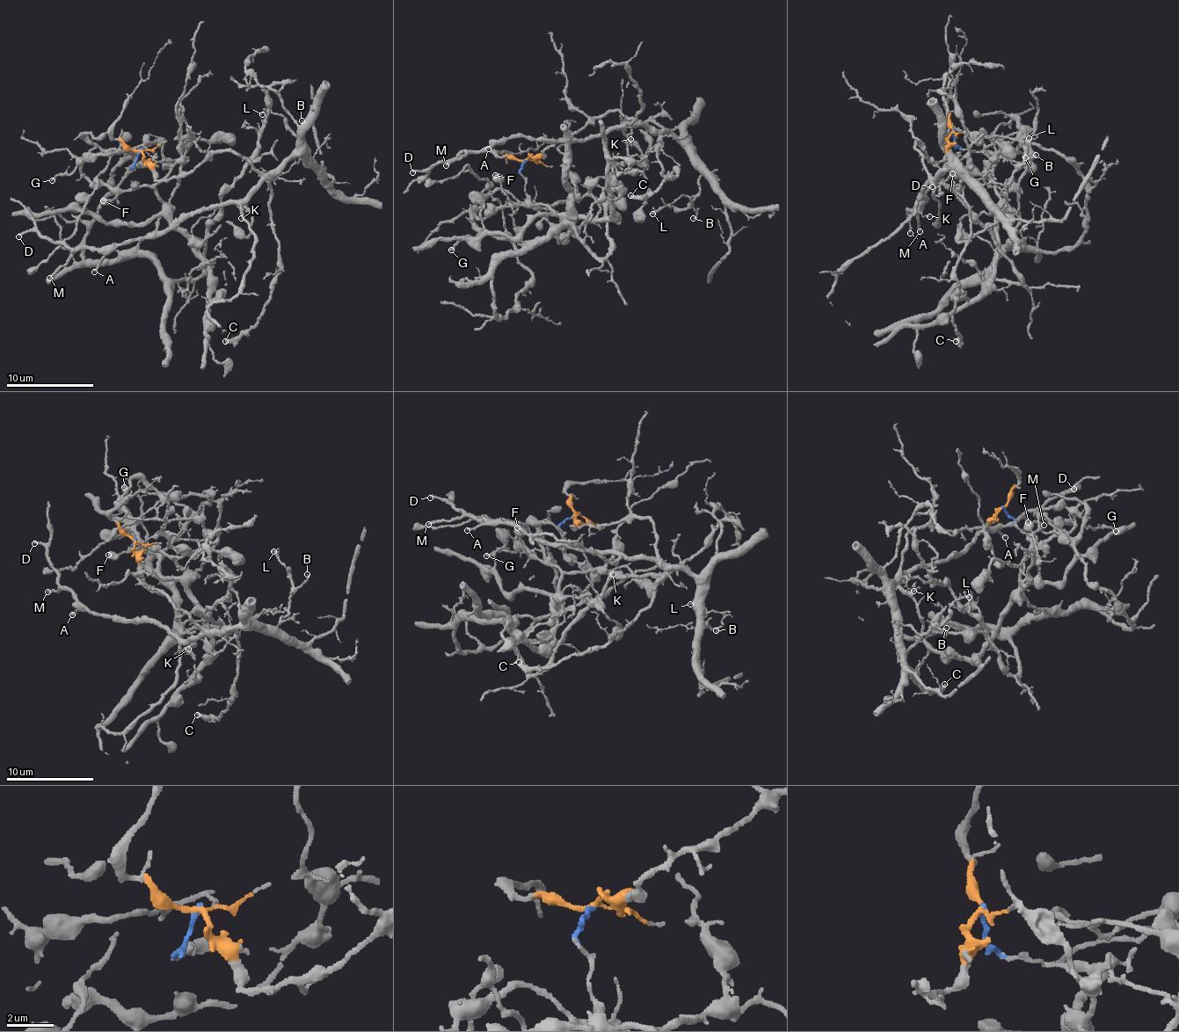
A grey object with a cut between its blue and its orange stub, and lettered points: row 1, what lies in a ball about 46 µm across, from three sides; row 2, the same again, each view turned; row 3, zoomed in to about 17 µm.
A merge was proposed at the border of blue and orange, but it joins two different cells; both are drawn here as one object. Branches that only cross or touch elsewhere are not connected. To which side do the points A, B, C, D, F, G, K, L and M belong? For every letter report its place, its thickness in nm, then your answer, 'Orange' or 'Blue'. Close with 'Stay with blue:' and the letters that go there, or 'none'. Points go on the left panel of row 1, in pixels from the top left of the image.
A: Place: (94, 272). Thickness 180 nm. Orange
B: Place: (302, 120). Thickness 100 nm. Orange
C: Place: (225, 341). Thickness 360 nm. Orange
D: Place: (18, 236). Thickness 190 nm. Orange
F: Place: (103, 200). Thickness 600 nm. Blue
G: Place: (52, 180). Thickness 200 nm. Blue
K: Place: (241, 218). Thickness 110 nm. Orange
L: Place: (262, 114). Thickness 220 nm. Orange
M: Place: (49, 278). Thickness 220 nm. Orange
Stay with blue: F, G

